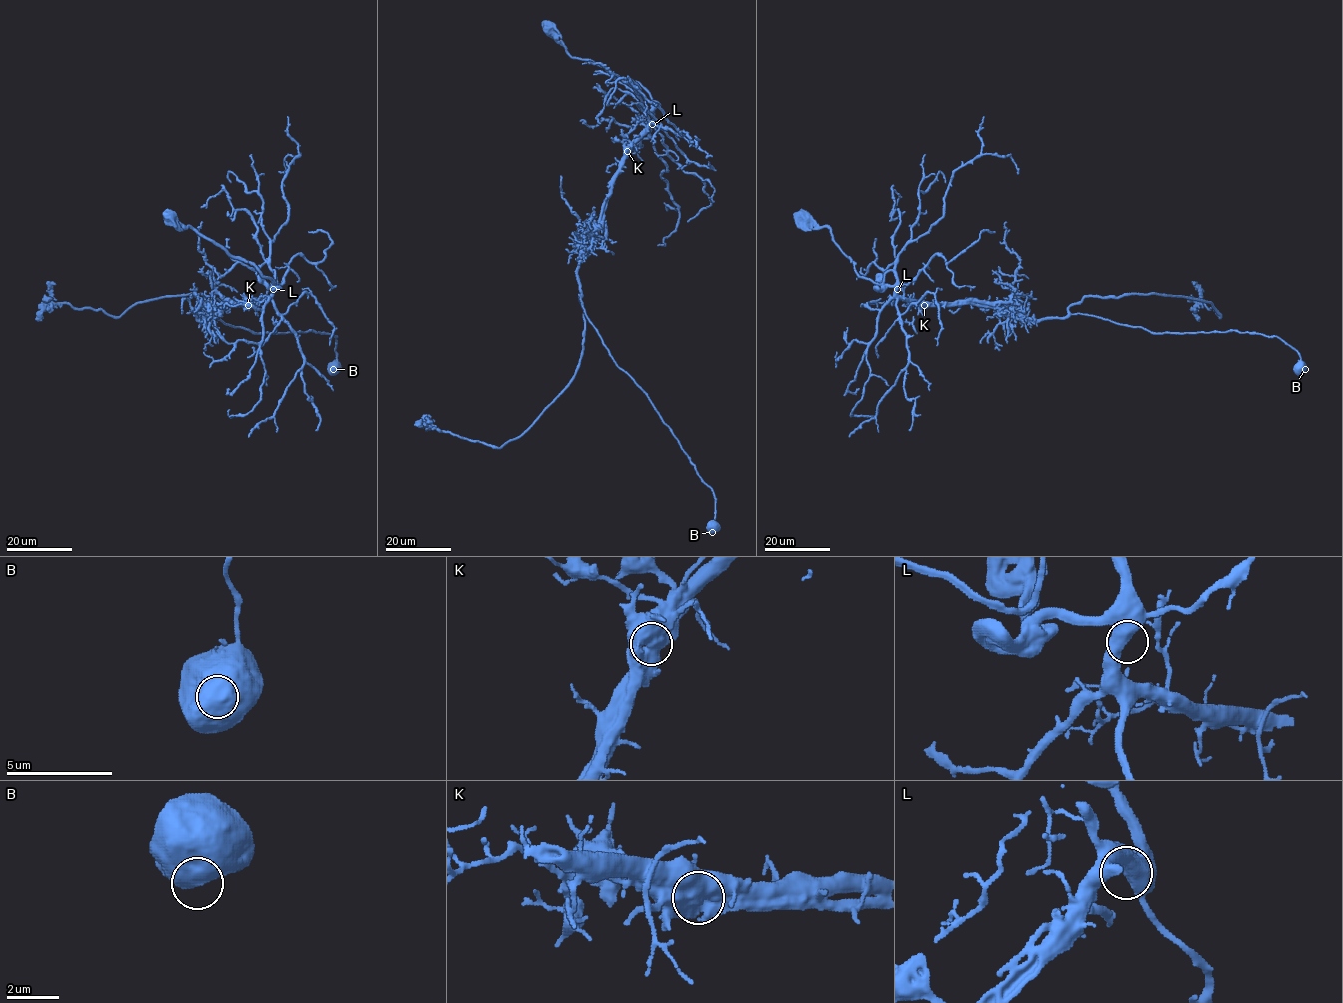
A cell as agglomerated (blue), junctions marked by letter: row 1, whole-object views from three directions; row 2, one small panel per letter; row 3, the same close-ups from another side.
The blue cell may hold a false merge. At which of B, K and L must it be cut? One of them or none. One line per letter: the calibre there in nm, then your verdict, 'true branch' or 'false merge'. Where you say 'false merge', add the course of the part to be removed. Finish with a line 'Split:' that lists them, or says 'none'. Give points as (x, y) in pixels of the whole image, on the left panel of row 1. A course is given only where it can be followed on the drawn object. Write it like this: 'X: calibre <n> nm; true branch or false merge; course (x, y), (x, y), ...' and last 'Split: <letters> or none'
B: calibre 750 nm; true branch
K: calibre 850 nm; false merge; course (248, 305), (227, 303), (198, 318), (204, 313), (254, 333), (332, 334), (336, 336), (337, 362), (332, 375)
L: calibre 550 nm; true branch
Split: K

